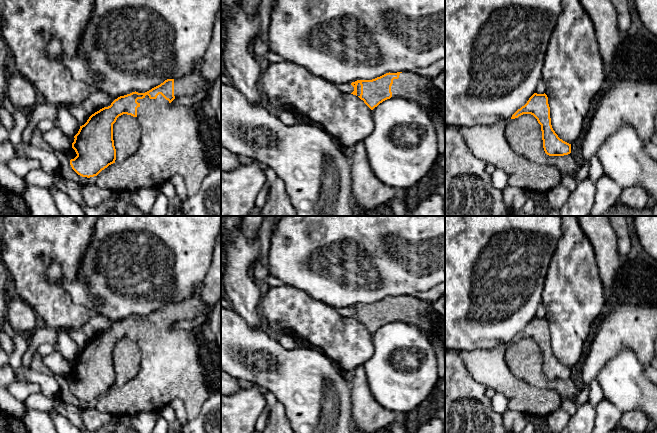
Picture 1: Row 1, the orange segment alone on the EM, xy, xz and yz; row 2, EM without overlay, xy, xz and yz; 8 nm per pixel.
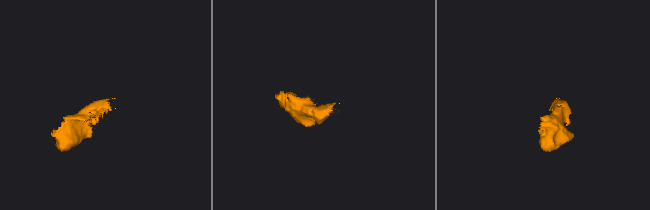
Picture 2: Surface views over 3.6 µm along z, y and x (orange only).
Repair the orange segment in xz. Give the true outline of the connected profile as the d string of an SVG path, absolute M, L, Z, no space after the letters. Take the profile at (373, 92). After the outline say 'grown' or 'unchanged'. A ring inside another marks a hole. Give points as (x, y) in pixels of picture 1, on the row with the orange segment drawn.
M410 71L389 72L372 80L357 80L351 85L354 87L351 94L358 96L371 110L383 101L395 97L407 98L422 105L434 123L438 153L445 153L445 121L435 102L442 94L432 84L431 78Z; grown

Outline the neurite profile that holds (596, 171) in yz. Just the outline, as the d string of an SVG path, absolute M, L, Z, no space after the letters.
M595 155L590 159L588 177L596 184L598 180L604 175L604 168Z

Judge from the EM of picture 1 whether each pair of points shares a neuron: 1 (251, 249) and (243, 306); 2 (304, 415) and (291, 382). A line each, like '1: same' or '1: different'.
1: same
2: same

